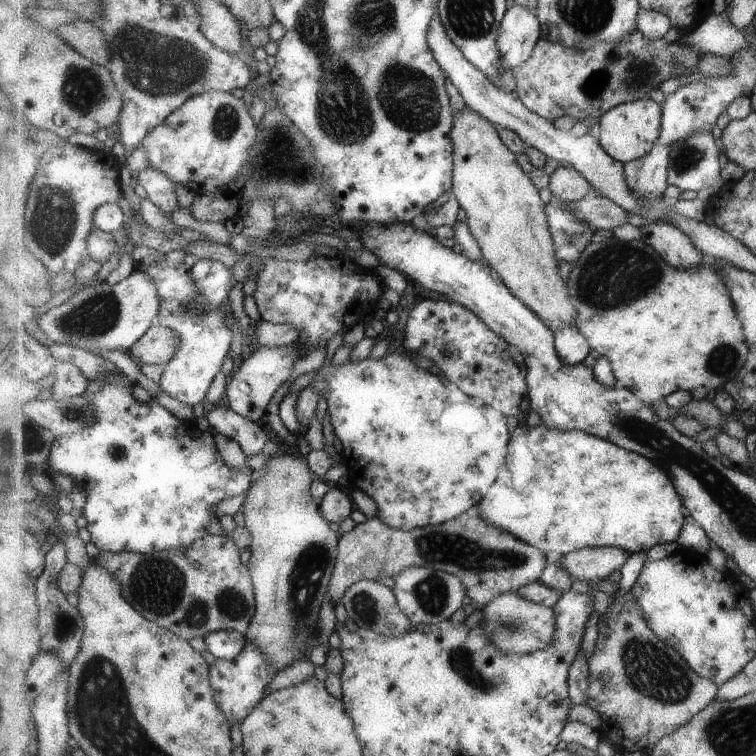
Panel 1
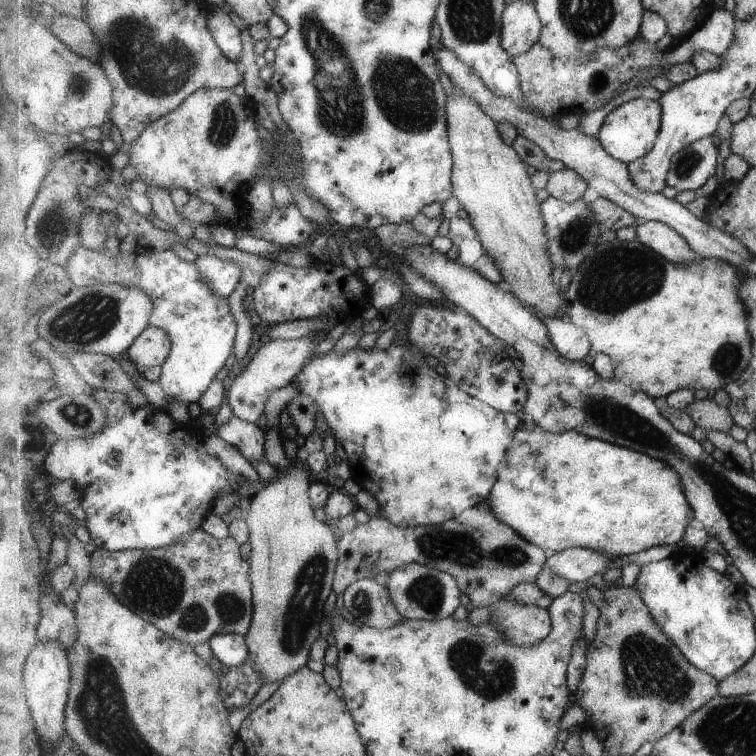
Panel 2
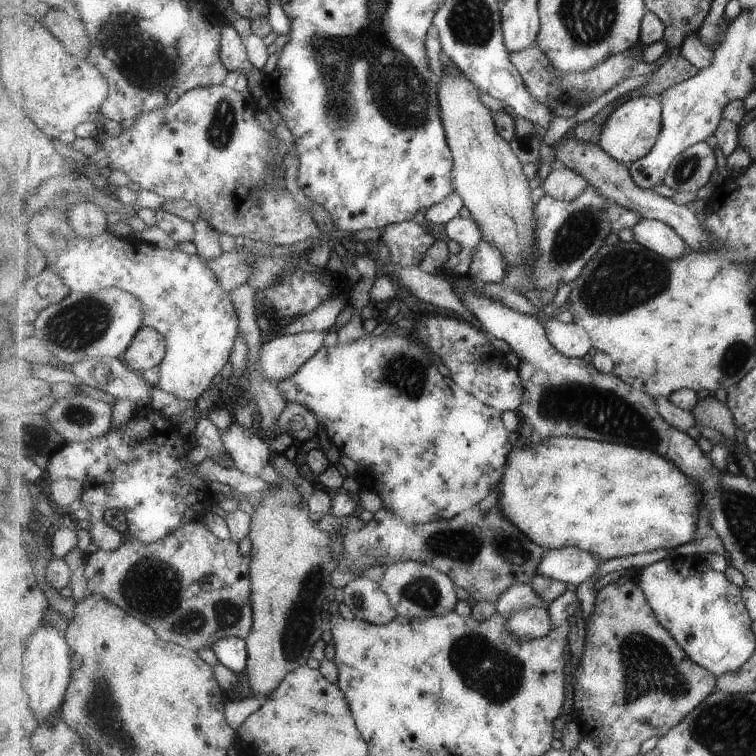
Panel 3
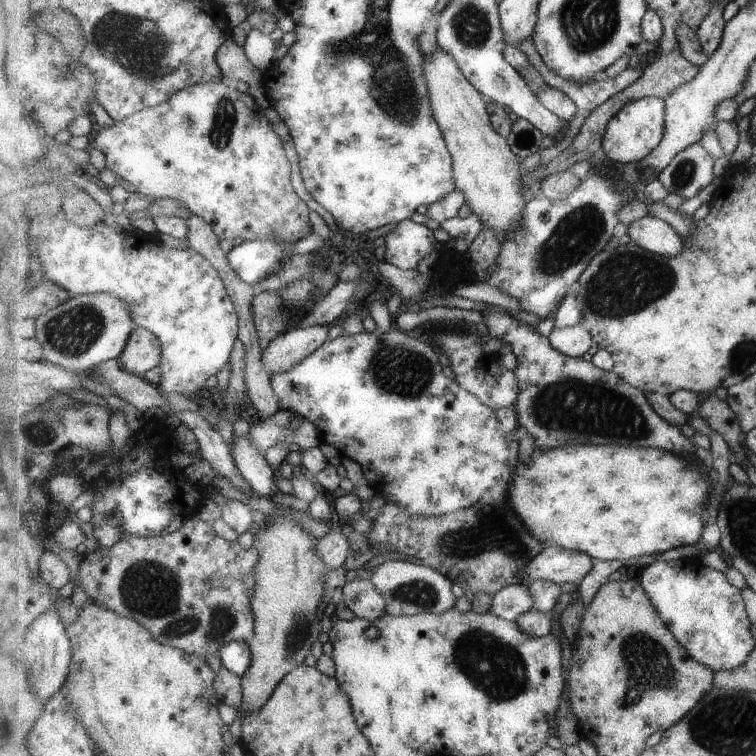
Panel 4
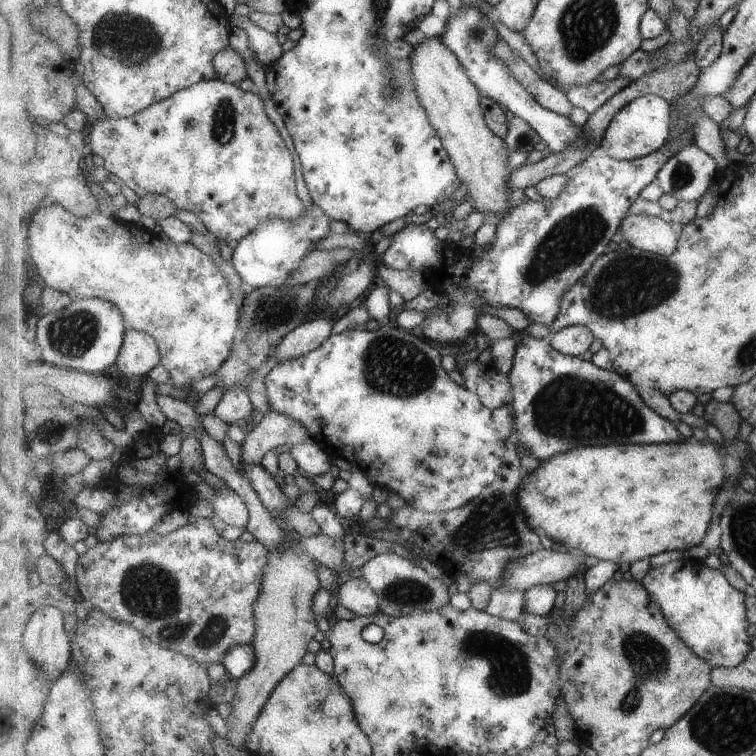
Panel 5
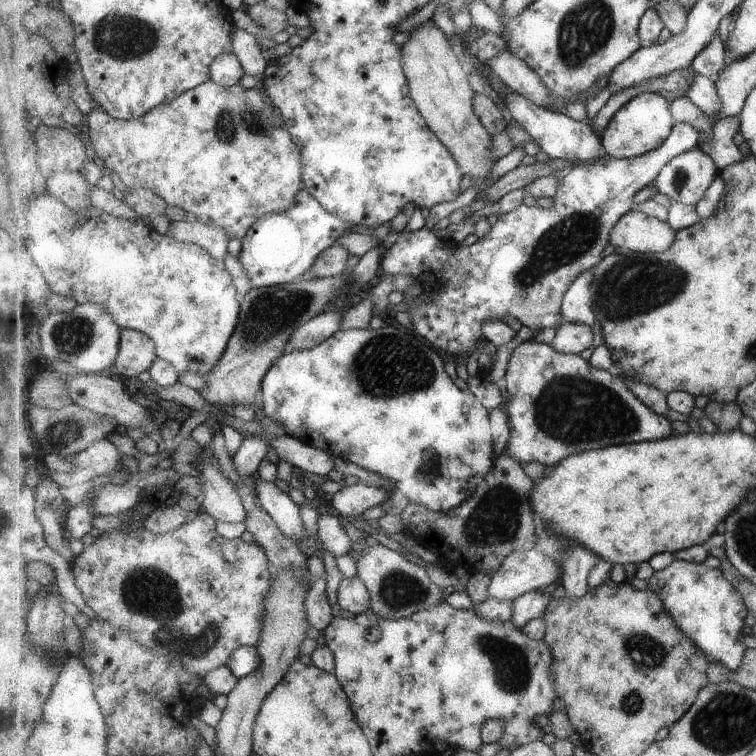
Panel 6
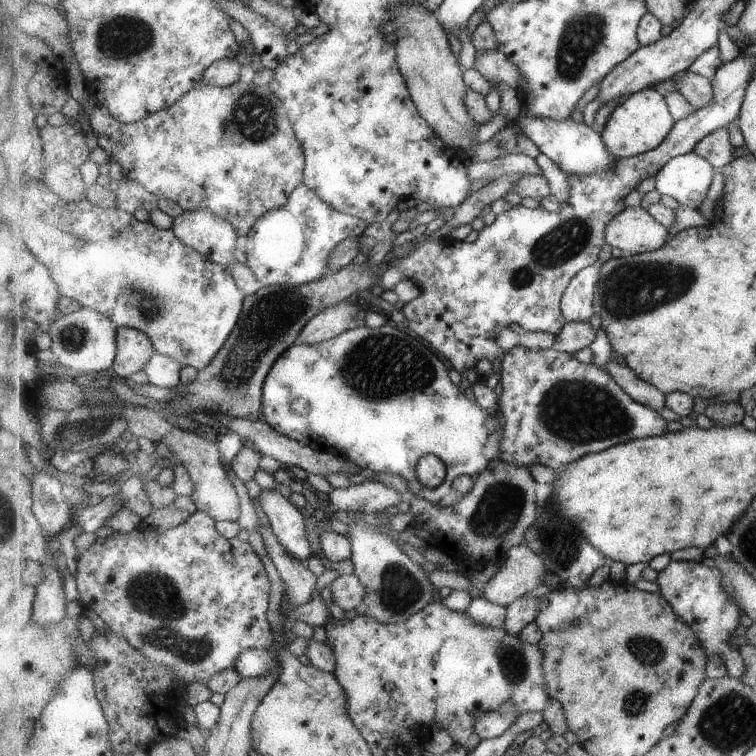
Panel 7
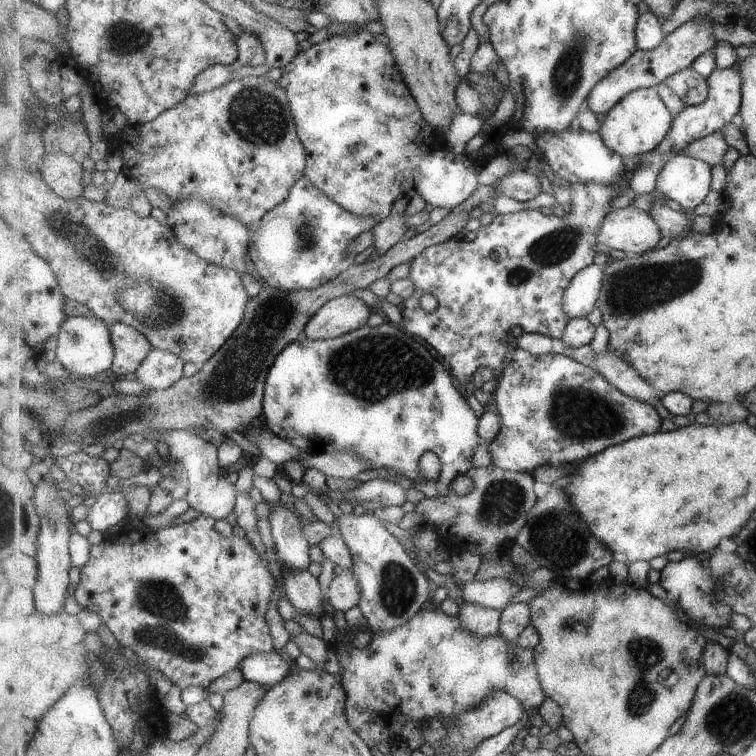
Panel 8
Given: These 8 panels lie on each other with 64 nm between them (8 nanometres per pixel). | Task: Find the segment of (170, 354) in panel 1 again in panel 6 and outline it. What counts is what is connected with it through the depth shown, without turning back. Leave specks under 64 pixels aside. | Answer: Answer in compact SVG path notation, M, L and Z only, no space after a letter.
M123 329L121 330L121 346L114 364L113 374L119 374L123 380L137 378L139 374L143 374L145 370L149 370L155 364L157 357L158 350L155 341L151 340L150 336L135 329Z

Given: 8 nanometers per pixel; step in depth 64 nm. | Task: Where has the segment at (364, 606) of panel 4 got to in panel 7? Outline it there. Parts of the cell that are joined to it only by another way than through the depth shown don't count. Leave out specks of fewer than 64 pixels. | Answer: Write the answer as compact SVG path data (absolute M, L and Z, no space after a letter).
M356 574L339 575L330 584L330 588L331 598L343 611L357 611L367 596L367 590Z

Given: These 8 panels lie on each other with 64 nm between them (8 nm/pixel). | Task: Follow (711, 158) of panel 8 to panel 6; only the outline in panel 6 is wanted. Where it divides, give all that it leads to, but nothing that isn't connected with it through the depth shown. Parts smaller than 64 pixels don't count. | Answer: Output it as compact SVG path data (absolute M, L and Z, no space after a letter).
M741 114L722 118L715 125L713 136L700 146L715 161L719 169L727 168L737 162L747 160L747 155L741 154L739 145L735 144L734 136L741 128Z

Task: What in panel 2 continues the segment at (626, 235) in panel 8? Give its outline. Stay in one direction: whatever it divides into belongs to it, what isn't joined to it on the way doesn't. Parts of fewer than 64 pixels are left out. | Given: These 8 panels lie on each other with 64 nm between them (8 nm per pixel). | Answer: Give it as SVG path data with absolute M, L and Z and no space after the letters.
M660 221L639 222L636 235L639 242L674 264L690 264L699 256L685 238L670 225Z

